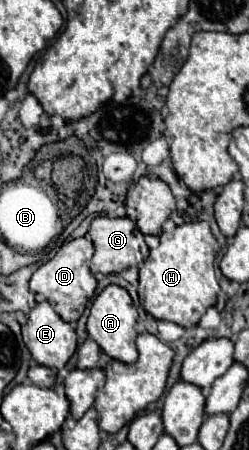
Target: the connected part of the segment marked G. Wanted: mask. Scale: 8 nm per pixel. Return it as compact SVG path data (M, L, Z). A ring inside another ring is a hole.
M100 215L92 221L88 235L90 235L94 249L96 249L94 257L90 261L92 273L120 273L120 271L140 265L148 257L148 245L144 243L144 235L128 217L112 219L112 217Z

